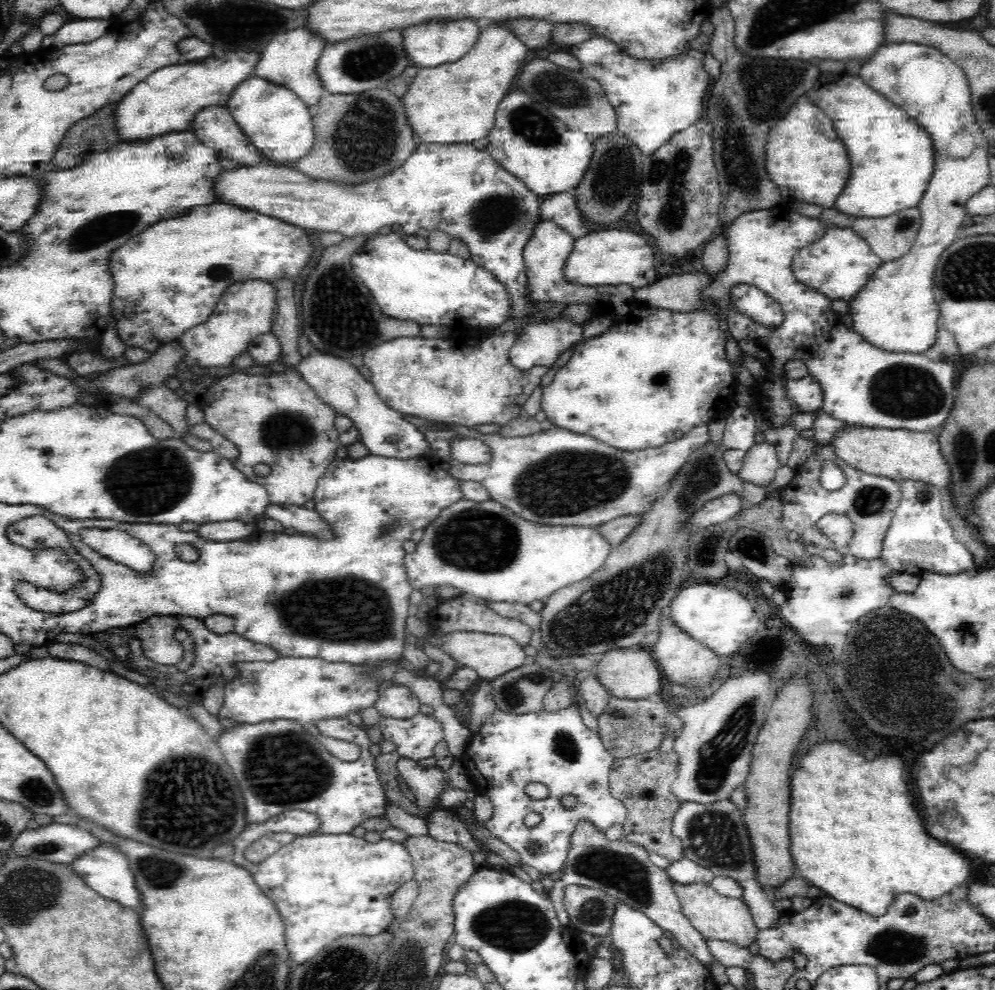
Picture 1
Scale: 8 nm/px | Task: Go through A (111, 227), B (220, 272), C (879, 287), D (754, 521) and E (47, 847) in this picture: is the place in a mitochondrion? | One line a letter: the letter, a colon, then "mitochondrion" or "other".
A: mitochondrion
B: mitochondrion
C: other
D: mitochondrion
E: mitochondrion

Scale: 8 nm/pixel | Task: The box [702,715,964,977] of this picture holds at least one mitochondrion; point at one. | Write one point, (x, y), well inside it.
(893, 946)

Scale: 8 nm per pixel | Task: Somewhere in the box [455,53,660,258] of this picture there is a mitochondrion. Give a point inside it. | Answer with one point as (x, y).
(494, 217)

